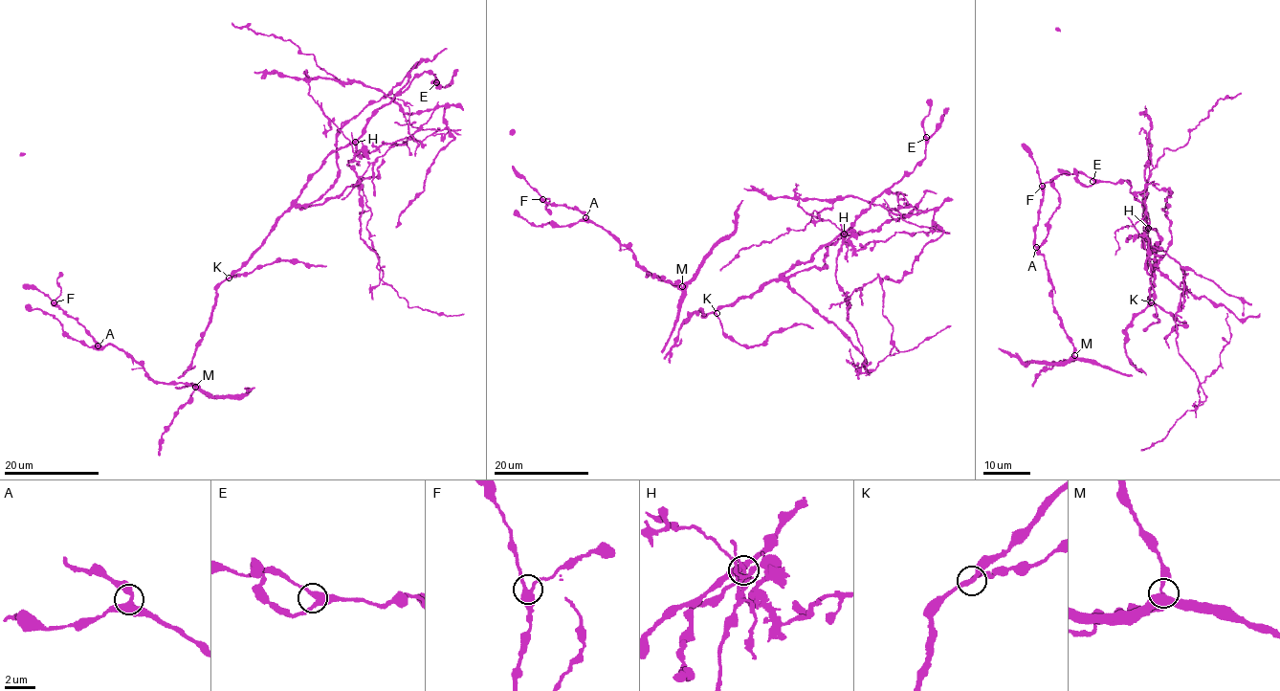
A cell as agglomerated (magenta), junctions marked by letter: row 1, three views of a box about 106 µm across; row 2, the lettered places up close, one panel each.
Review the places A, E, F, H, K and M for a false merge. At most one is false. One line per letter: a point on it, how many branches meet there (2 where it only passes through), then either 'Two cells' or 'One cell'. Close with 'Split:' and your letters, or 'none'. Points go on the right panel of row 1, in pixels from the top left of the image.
A: Place: (1036, 247). Branches: 3. One cell
E: Place: (1092, 181). Branches: 3. One cell
F: Place: (1042, 186). Branches: 3. One cell
H: Place: (1148, 228). Branches: 3. Two cells
K: Place: (1151, 302). Branches: 3. One cell
M: Place: (1074, 355). Branches: 3. One cell
Split: H

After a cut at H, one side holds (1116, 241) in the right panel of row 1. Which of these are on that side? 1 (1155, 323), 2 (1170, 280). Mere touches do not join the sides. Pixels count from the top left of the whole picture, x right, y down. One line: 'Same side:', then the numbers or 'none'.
Same side: 1

